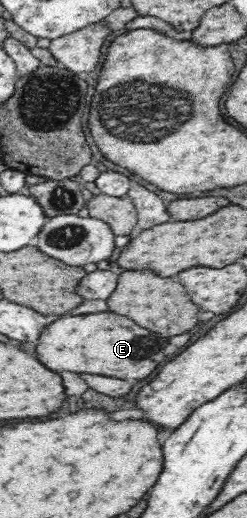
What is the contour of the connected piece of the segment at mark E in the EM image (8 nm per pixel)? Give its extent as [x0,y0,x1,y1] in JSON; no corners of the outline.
[36,312,168,380]

